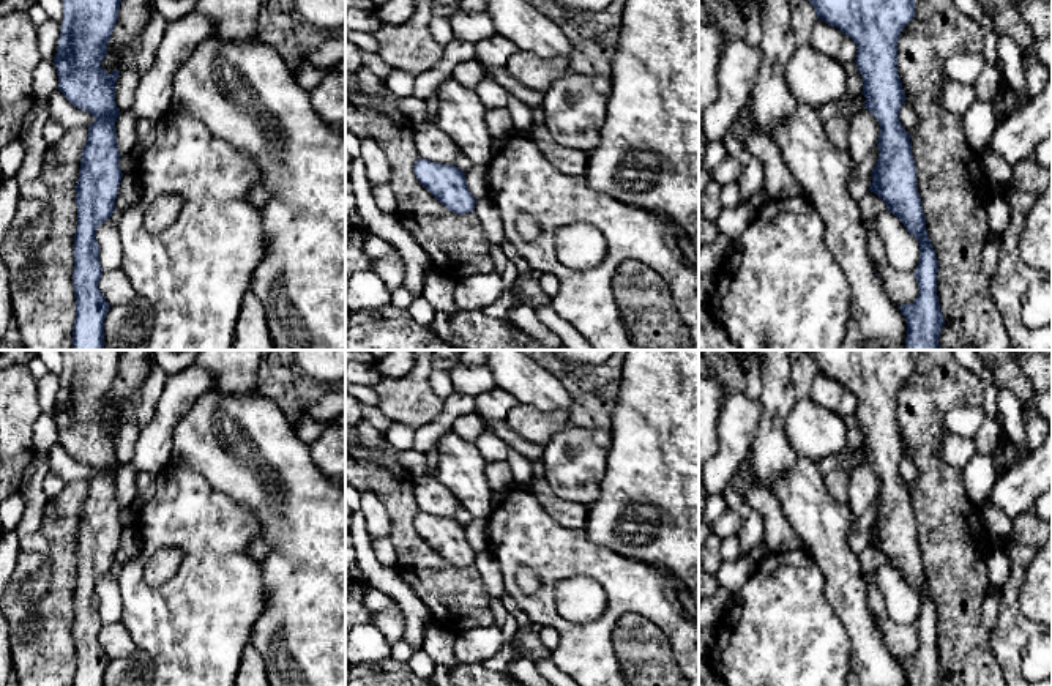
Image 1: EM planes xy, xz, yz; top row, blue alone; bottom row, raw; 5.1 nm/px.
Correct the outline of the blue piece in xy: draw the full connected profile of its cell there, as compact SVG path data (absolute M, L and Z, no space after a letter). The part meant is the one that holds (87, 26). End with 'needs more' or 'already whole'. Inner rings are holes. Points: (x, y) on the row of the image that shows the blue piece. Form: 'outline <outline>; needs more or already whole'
outline M62 0L63 21L54 65L58 74L58 90L77 109L95 117L88 125L87 144L82 148L79 180L76 185L77 229L74 235L74 270L73 284L76 295L76 320L73 328L73 350L104 350L104 319L109 303L98 284L103 274L99 265L99 244L96 229L115 211L123 173L120 170L120 151L117 148L115 121L120 109L115 104L115 84L118 69L107 74L101 62L107 54L107 43L112 38L118 19L121 0Z; already whole

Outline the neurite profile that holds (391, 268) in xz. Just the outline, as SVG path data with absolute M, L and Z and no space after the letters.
M397 251L391 255L375 260L374 271L383 279L388 290L394 292L402 285L407 267Z

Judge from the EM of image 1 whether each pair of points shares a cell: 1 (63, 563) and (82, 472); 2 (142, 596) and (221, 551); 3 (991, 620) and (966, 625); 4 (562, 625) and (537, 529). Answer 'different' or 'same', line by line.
1: different
2: same
3: different
4: same

